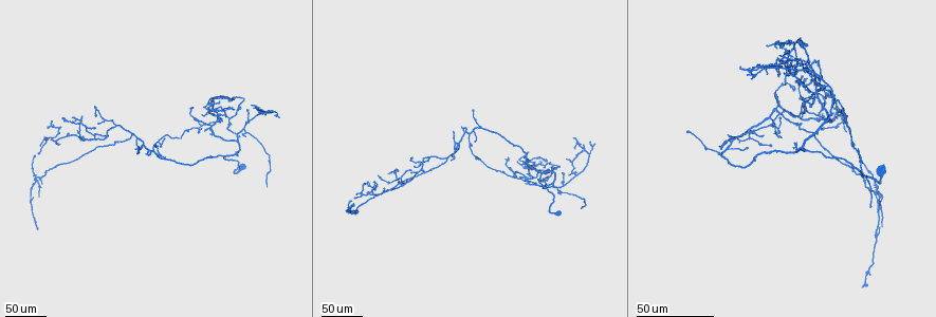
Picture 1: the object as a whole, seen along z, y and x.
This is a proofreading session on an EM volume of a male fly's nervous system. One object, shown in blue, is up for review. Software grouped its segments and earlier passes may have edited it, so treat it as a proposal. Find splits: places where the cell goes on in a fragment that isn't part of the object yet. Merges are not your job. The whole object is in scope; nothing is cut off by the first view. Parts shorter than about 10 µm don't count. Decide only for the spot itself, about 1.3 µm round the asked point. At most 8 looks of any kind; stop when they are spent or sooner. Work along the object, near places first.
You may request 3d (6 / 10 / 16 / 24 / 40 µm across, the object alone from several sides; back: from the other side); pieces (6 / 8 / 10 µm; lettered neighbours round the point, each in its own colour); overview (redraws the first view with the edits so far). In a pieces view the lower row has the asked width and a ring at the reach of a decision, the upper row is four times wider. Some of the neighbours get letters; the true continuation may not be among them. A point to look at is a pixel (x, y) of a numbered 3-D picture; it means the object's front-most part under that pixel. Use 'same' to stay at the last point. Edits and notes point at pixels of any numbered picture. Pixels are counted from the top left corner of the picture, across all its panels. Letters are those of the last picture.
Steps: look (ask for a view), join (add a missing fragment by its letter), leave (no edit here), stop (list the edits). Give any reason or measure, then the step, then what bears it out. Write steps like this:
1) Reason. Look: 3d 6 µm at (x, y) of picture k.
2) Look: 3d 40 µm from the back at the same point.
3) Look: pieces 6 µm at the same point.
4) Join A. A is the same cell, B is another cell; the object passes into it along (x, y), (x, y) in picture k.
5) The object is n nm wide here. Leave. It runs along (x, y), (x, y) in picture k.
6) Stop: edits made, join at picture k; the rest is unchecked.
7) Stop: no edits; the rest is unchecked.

Branch stops here. Look: 3d 24 µm at (461, 128) of picture 1.

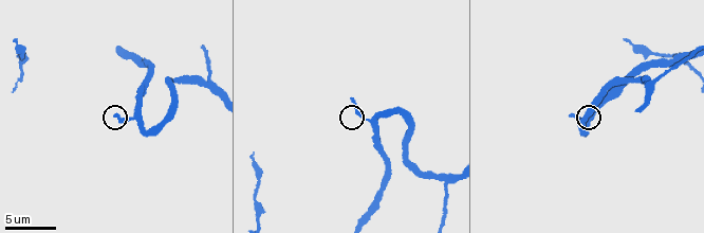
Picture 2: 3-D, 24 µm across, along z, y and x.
See the neighbours. Look: pieces 10 µm at (352, 98) of picture 2.

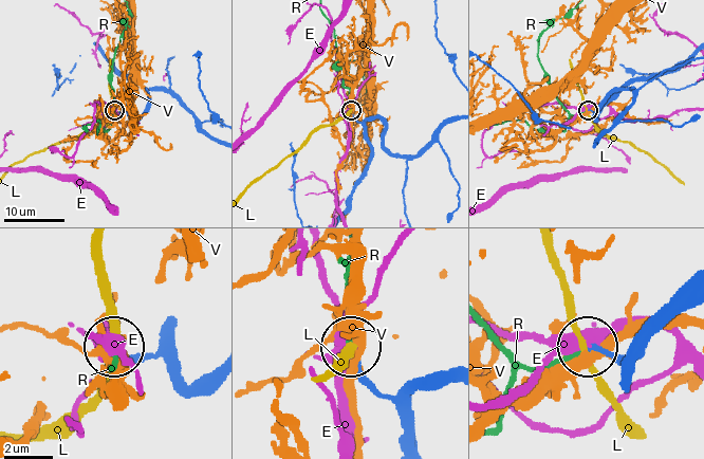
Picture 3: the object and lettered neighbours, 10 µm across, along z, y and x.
Join R. R is the same cell, E, L and V are other cells; it goes on there.

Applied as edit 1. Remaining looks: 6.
Tapers out. Look: 3d 40 µm at (804, 100) of picture 1.

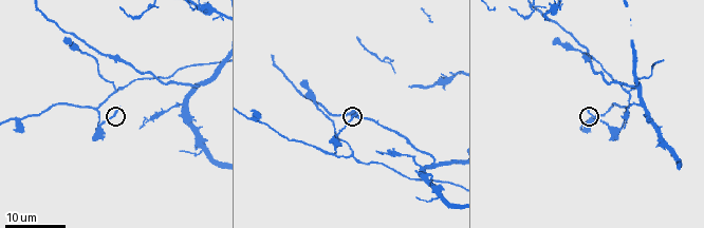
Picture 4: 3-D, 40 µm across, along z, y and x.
Look: pieces 8 µm at (119, 110) of picture 4.

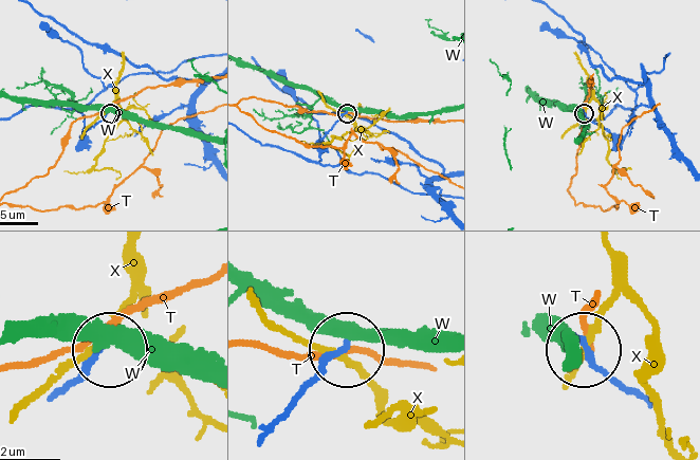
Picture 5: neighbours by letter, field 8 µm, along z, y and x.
Leave. T, W and X are other cells; it runs along (271, 146), (315, 161), (321, 159), (319, 140), (345, 113) in picture 5; none of them fits.

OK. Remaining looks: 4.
End of a long branch. Look: 3d 40 µm at (258, 107) of picture 1.

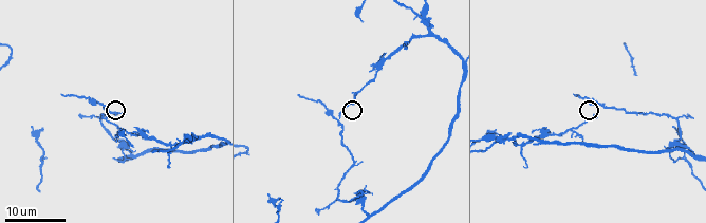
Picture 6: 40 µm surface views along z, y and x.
Look: pieces 8 µm at (103, 117) of picture 6.

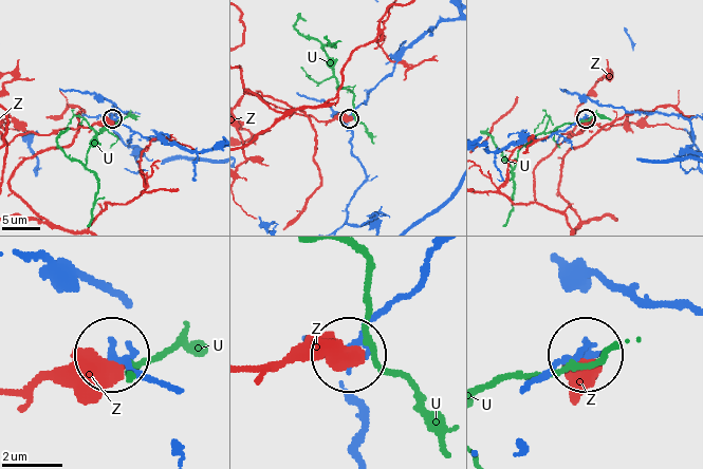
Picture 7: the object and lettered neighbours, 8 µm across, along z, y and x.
Leave. U and Z are other cells; it runs along (524, 387), (585, 354) in picture 7; none of them fits.

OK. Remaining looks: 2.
End of a long branch. Look: 3d 24 µm at (355, 214) of picture 1.

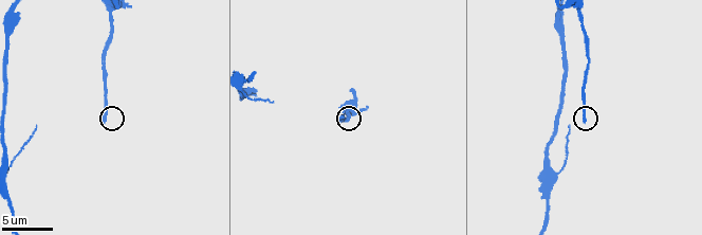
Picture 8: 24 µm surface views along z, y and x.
Look: pieces 10 µm at (585, 123) of picture 8.

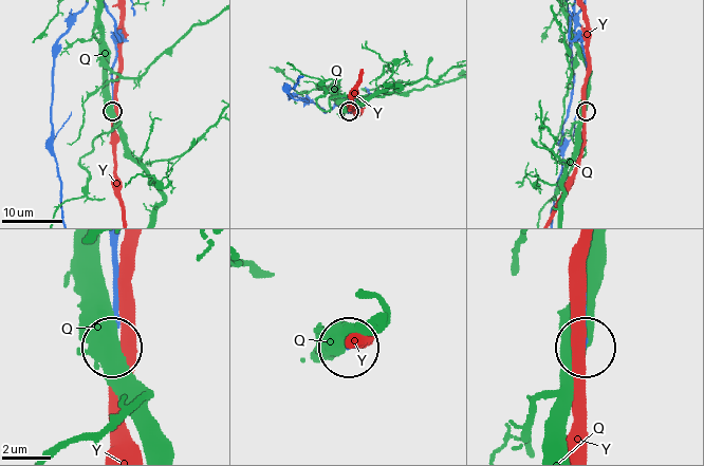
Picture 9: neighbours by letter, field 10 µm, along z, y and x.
Leave. Q and Y are other cells; no lettered fragment goes on from it.

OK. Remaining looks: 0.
Stop: edits made, join at picture 3; the rest is unchecked.

